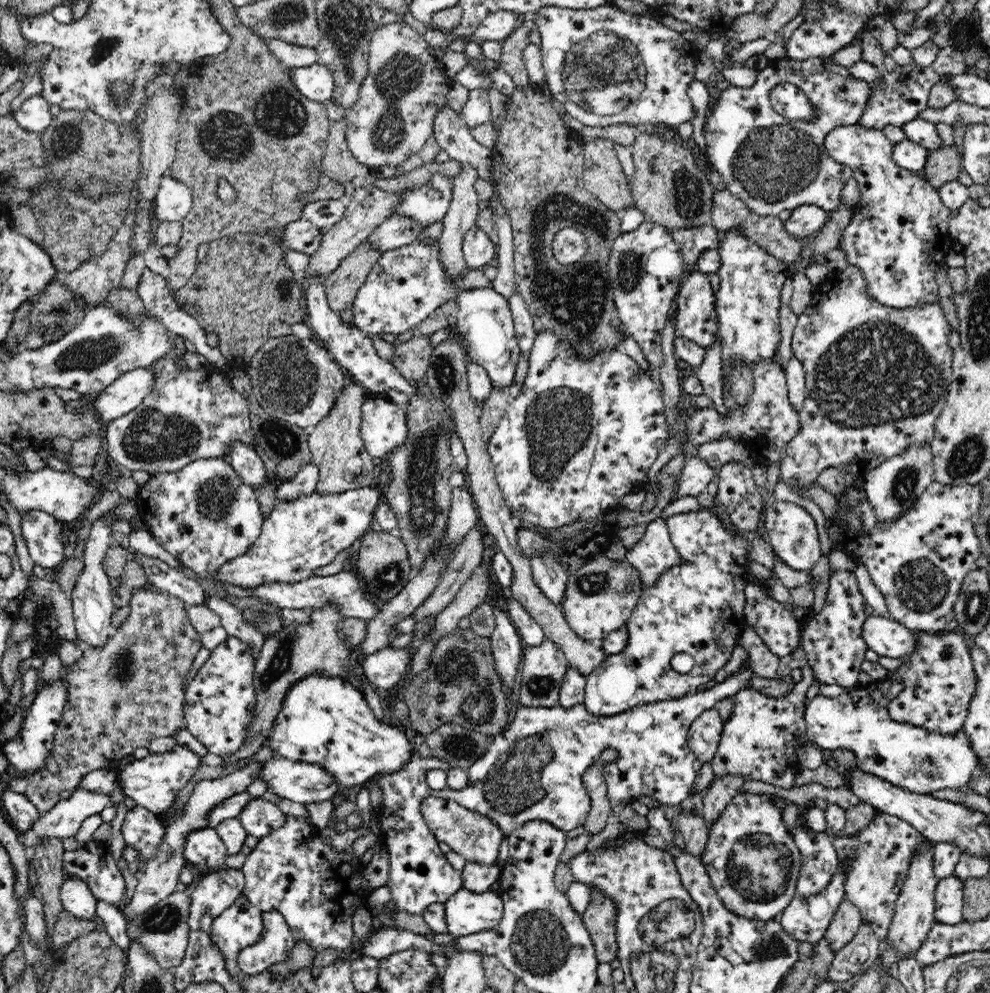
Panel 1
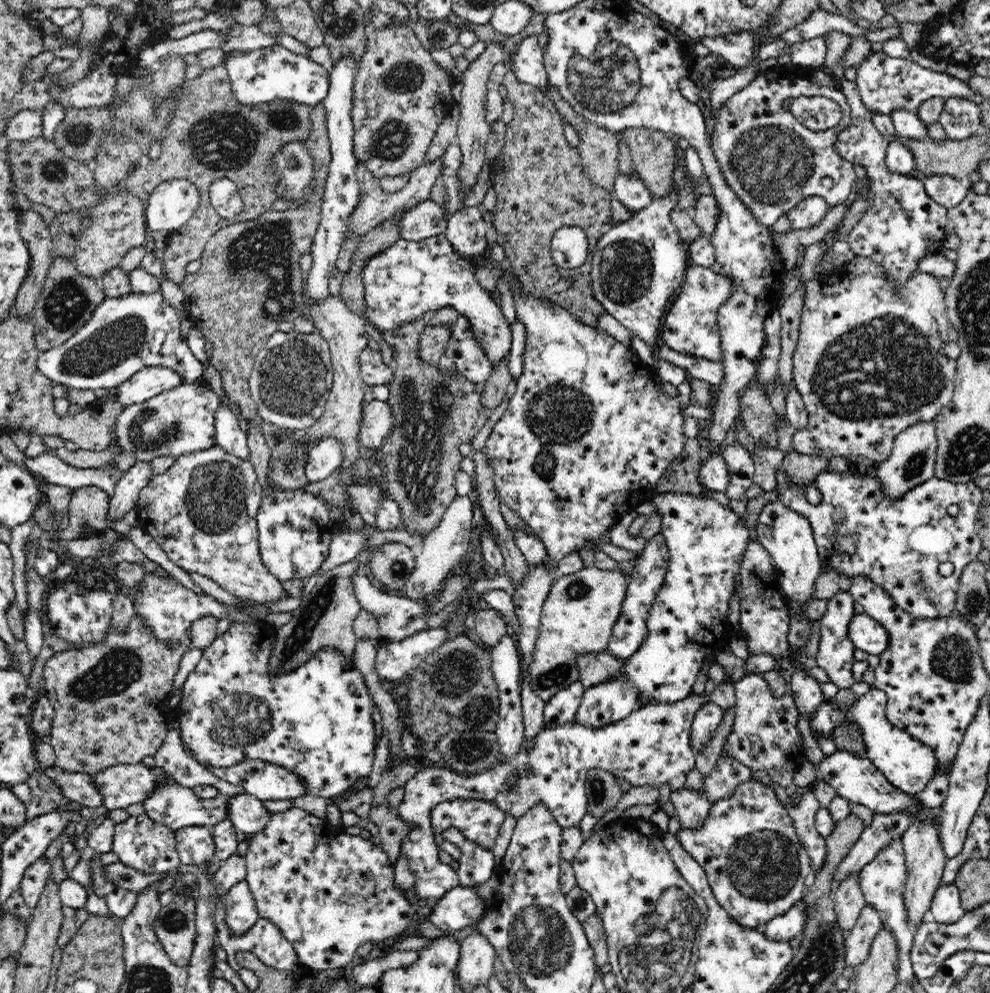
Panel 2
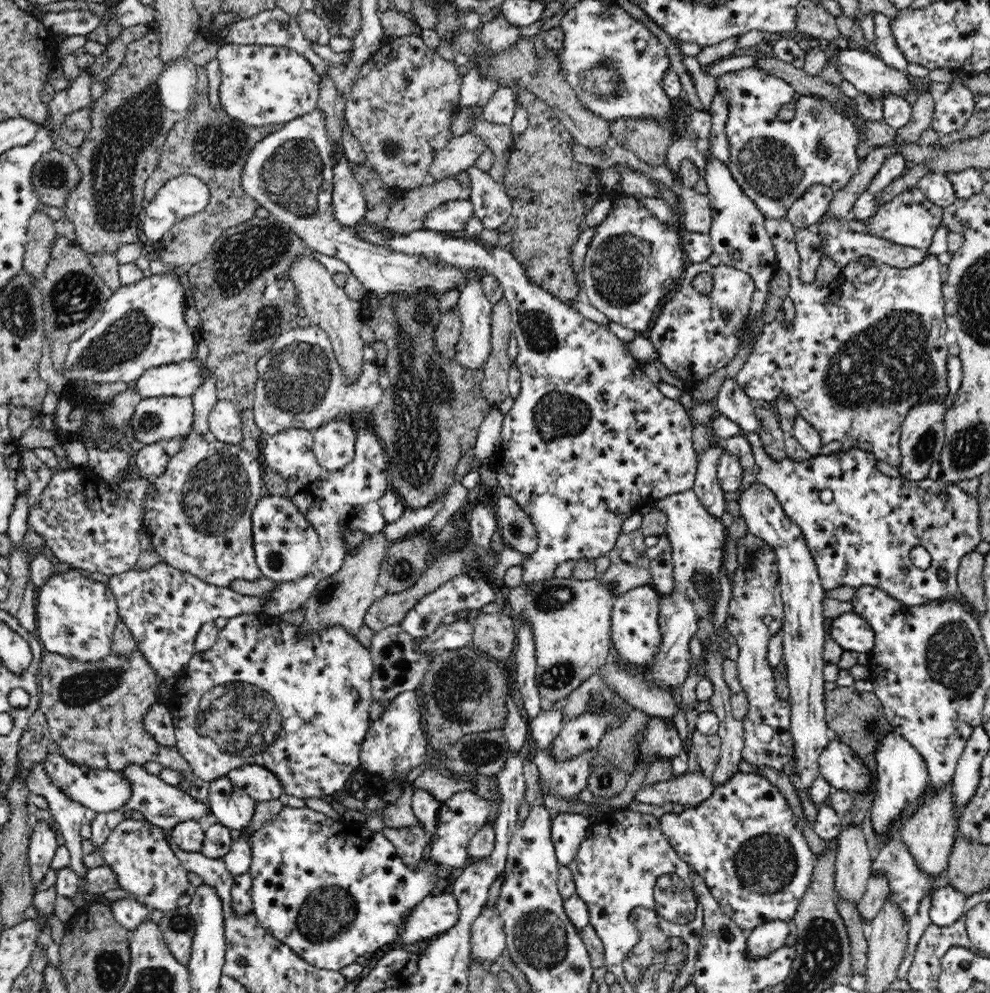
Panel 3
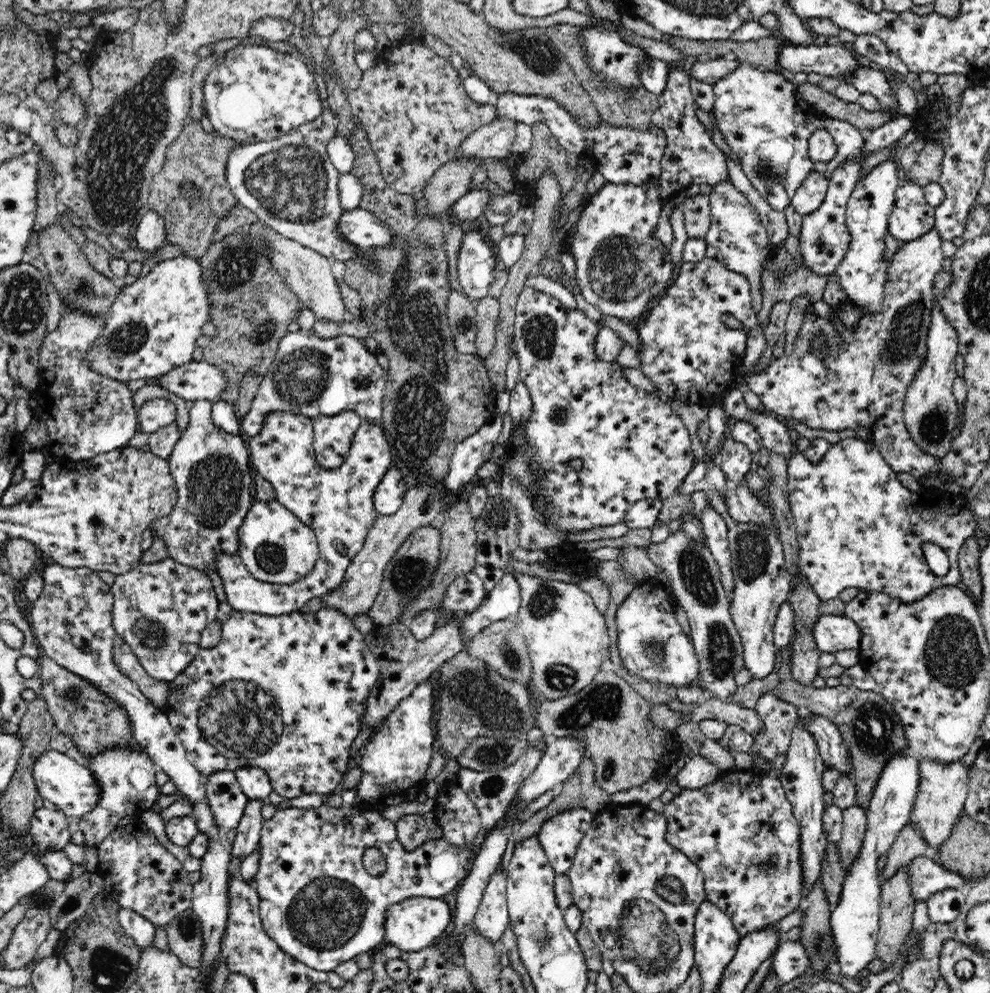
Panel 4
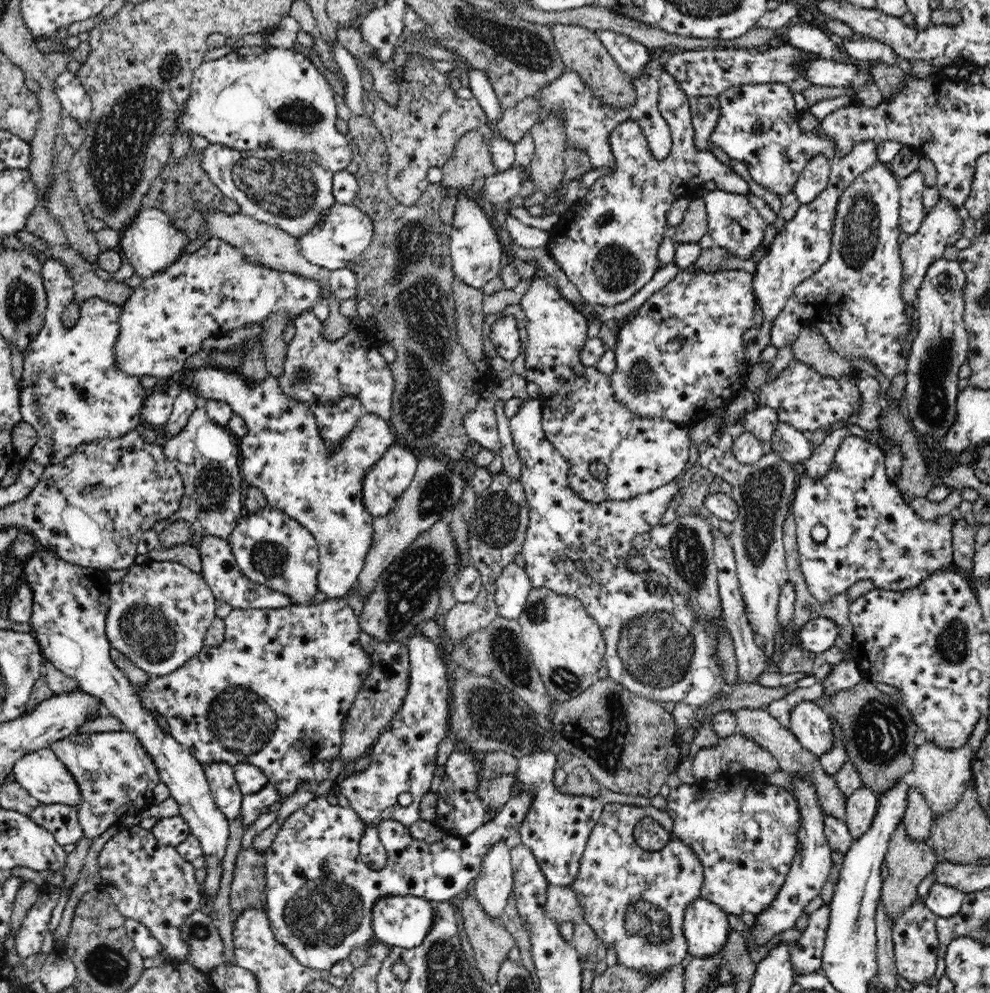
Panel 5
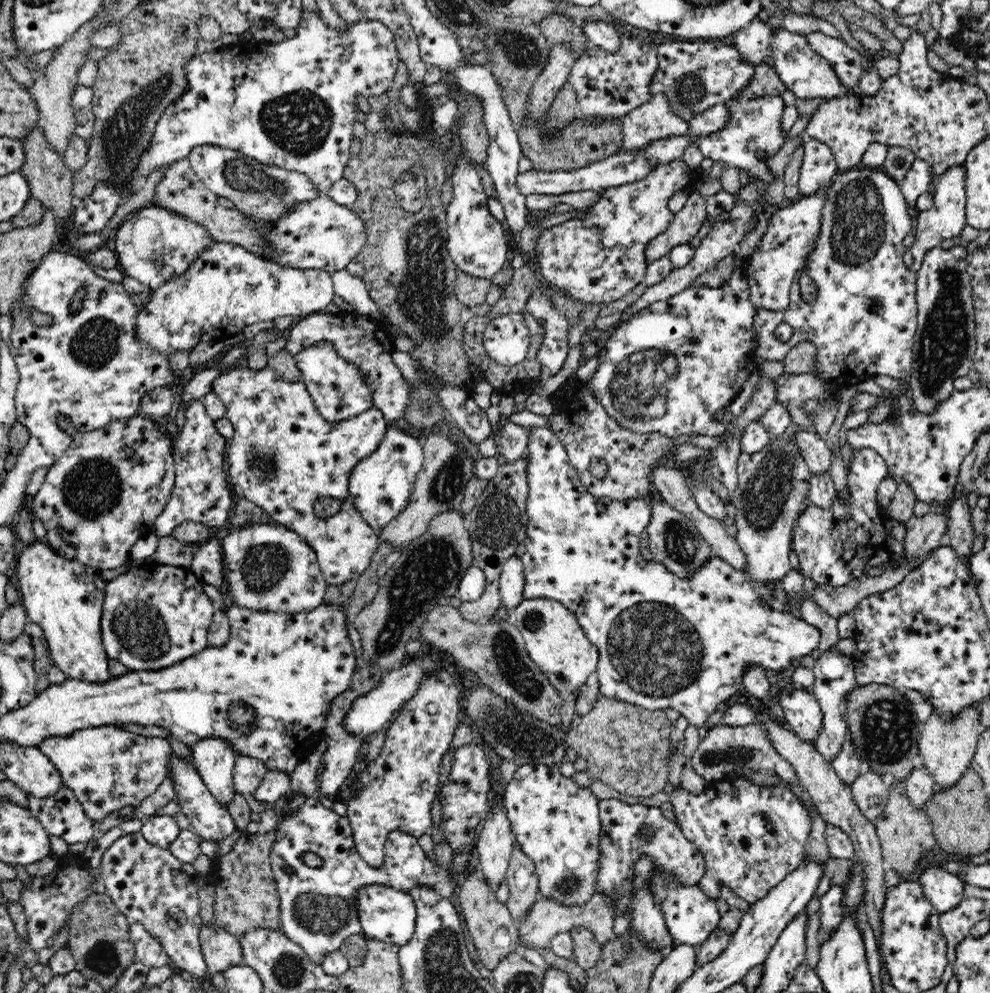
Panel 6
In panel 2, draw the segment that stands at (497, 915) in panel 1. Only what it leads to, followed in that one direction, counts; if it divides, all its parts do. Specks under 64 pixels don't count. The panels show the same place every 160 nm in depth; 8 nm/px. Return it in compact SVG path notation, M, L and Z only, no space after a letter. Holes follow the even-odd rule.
M472 887L451 888L438 900L431 901L425 918L445 933L462 930L484 914L484 902Z

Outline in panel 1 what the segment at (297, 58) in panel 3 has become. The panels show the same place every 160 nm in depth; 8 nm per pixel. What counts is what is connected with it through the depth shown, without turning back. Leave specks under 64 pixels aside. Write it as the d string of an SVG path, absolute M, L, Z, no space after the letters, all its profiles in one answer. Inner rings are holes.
M313 64L303 68L286 67L293 86L310 101L324 103L333 98L335 83L326 65Z

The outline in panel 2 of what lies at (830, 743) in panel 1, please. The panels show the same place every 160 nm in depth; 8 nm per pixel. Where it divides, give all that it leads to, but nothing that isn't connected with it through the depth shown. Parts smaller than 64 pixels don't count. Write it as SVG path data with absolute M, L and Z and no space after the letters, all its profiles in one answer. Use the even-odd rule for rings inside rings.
M872 686L870 692L858 699L858 702L852 703L845 709L840 709L830 705L828 700L814 714L809 722L809 726L821 734L832 736L834 728L840 726L844 720L851 720L862 731L862 736L867 748L867 758L870 759L879 771L892 783L894 787L900 789L906 794L916 795L924 786L928 784L930 778L936 772L936 755L934 751L922 744L922 741L916 740L910 733L896 728L886 718L887 697L882 690L877 690Z

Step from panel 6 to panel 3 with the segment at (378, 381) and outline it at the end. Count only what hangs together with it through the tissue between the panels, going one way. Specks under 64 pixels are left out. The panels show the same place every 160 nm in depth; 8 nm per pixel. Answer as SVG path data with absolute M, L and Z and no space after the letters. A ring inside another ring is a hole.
M316 325L289 328L274 341L270 352L257 362L257 383L252 412L265 436L286 428L314 429L333 419L363 421L373 416L383 389L378 383L379 366L374 360L362 360L362 372L350 382L336 359L327 332Z

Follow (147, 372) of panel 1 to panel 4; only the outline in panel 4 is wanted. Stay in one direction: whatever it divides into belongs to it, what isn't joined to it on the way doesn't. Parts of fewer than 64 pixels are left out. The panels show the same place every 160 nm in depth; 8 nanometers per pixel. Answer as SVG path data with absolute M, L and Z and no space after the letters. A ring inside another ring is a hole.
M202 360L173 368L155 382L190 404L197 400L213 403L224 392L227 378L217 366Z

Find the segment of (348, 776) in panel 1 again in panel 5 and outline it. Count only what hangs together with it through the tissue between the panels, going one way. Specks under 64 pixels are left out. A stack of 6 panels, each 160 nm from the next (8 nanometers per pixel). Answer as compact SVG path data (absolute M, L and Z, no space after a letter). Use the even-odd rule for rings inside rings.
M327 599L315 605L290 605L284 608L234 608L224 619L225 639L215 647L204 646L197 655L187 660L180 668L176 668L164 676L152 676L148 683L133 686L138 697L148 713L154 718L160 715L166 718L171 734L182 746L204 765L206 762L226 762L235 764L248 762L262 769L268 782L273 784L284 797L290 796L302 784L300 780L309 780L312 785L328 778L330 760L338 757L338 748L342 740L342 720L348 716L350 704L354 703L358 692L362 689L364 678L370 672L370 657L360 644L358 636L361 634L359 621L353 608L346 599Z

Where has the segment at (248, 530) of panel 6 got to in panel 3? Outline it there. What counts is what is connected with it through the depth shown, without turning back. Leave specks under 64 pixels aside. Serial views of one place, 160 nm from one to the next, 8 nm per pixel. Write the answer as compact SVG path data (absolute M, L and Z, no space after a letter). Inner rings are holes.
M267 494L256 503L251 519L255 560L262 576L282 583L296 581L312 572L323 552L321 544L310 521L288 497Z

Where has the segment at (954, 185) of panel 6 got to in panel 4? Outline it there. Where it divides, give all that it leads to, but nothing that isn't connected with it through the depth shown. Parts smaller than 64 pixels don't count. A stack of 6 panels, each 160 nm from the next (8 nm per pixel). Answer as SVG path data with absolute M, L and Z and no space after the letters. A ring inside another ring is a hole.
M932 226L926 234L922 234L920 238L916 238L916 240L910 240L910 242L902 243L900 248L898 248L897 252L894 253L893 257L889 262L889 275L887 276L887 281L885 284L885 291L883 296L883 305L881 311L879 313L872 313L868 315L860 315L858 325L856 329L847 330L844 327L844 324L840 322L840 320L830 323L826 318L820 317L820 315L816 315L814 312L810 314L810 316L806 316L803 320L802 328L800 329L798 338L796 339L796 348L794 348L794 352L790 354L790 356L782 356L782 358L778 358L775 361L772 361L770 365L767 366L762 372L758 374L752 373L752 370L746 374L742 374L740 378L735 382L734 388L741 388L742 381L741 378L745 376L745 390L752 390L754 394L757 394L761 400L761 408L767 408L768 410L772 410L778 416L784 416L786 420L790 420L791 418L794 420L798 420L798 422L810 427L810 428L818 428L818 430L846 430L846 428L854 428L857 429L858 426L865 426L868 430L870 430L870 435L873 436L873 443L876 445L876 448L882 453L882 456L886 459L886 462L889 464L890 468L896 472L907 472L918 480L918 478L922 477L924 474L933 474L934 476L938 476L940 480L942 480L944 487L949 484L955 482L955 478L949 474L949 472L943 472L941 468L939 468L939 460L937 456L932 456L927 452L924 452L914 439L912 435L908 432L904 422L903 415L903 402L905 399L906 390L908 390L908 386L910 386L910 382L912 382L912 378L914 378L914 374L918 372L918 368L922 366L922 360L926 357L926 338L928 338L928 330L930 330L930 312L932 312L932 302L934 302L934 276L936 276L936 272L942 268L942 261L945 259L944 253L942 253L942 237L938 232L938 229L935 226ZM816 332L821 332L821 334L825 334L825 340L829 341L830 345L830 356L824 359L818 359L813 352L811 352L812 338L816 336Z

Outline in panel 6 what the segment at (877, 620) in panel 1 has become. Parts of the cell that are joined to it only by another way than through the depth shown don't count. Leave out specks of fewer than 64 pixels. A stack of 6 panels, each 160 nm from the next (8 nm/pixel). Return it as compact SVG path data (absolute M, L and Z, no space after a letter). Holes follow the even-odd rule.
M534 427L530 431L526 455L529 458L527 468L529 493L526 503L526 552L520 556L525 572L525 586L524 591L522 591L524 600L536 600L538 598L556 600L577 617L577 622L581 625L586 638L598 648L599 660L595 672L599 680L600 696L609 698L609 700L618 700L625 704L634 704L649 711L674 708L688 719L688 724L696 726L703 733L708 728L706 719L714 714L716 709L723 707L724 701L744 690L743 674L746 669L762 667L767 672L779 672L784 668L788 668L792 662L809 656L810 652L818 646L818 642L820 642L818 628L807 624L802 619L798 620L798 618L781 610L775 604L764 603L762 597L757 594L757 590L747 580L745 572L738 571L728 562L718 559L716 554L711 553L711 558L698 571L694 571L693 574L683 578L674 575L674 572L668 571L665 565L653 559L650 561L644 560L641 553L640 534L650 522L650 500L658 501L654 493L650 493L642 499L622 502L610 502L606 497L598 498L590 494L589 490L581 483L578 470L570 464L566 447L561 443L557 434L552 432L552 429Z

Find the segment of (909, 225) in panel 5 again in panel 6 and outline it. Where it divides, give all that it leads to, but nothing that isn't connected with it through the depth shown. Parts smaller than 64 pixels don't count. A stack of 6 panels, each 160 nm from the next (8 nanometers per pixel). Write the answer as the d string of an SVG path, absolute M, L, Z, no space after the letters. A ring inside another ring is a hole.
M915 158L906 176L898 182L902 194L906 197L906 203L915 206L917 198L923 192L929 191L929 186L936 177L929 162Z

